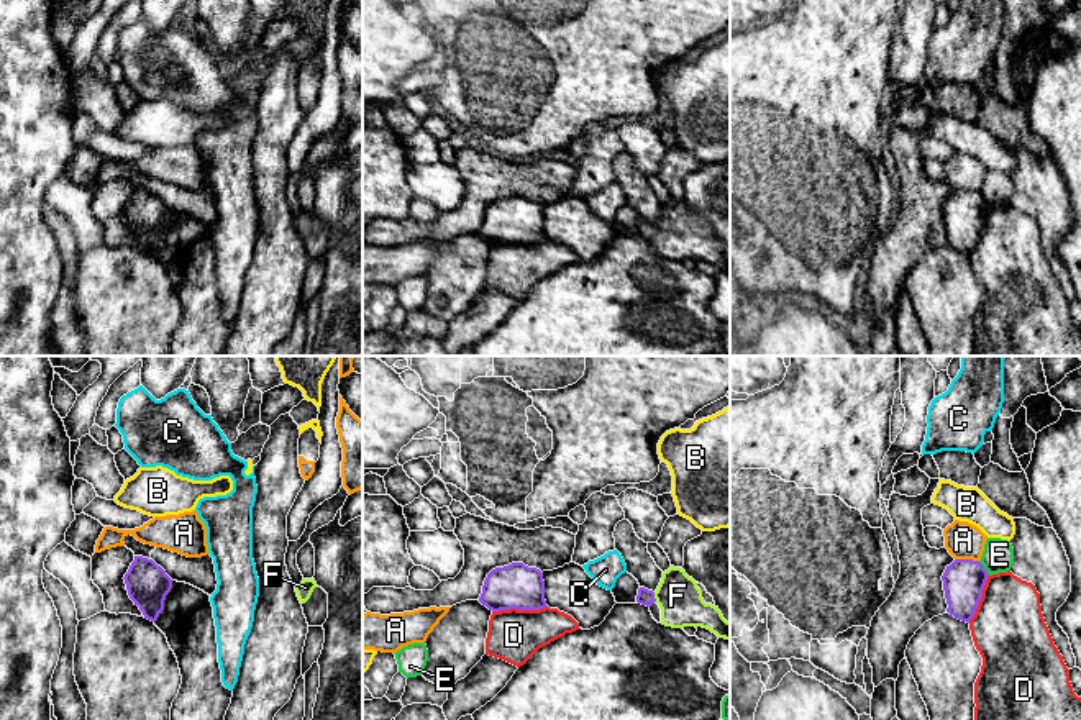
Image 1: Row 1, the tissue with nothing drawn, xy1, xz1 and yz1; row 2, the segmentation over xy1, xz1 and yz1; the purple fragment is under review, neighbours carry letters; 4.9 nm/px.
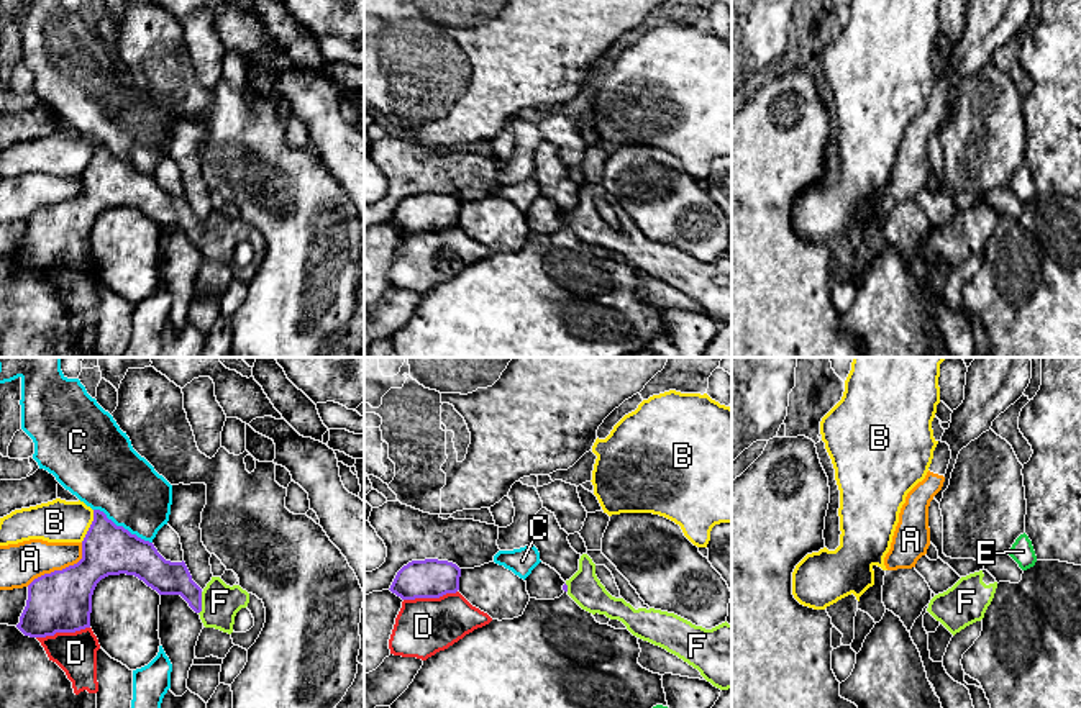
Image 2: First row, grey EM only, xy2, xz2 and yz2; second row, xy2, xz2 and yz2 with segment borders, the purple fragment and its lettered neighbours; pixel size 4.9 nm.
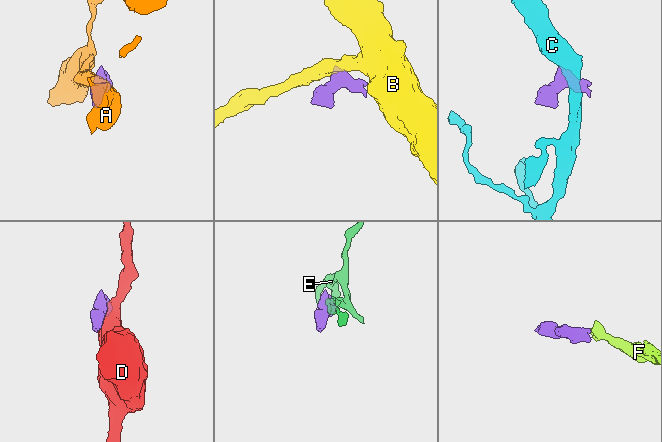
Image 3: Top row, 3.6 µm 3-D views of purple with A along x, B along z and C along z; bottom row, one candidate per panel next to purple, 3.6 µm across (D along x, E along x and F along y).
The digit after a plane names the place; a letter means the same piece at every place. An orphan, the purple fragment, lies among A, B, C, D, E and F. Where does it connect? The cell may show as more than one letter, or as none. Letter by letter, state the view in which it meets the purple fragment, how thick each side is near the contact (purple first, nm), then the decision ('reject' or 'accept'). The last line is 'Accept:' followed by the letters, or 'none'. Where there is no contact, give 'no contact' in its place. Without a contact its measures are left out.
A: xy2 | 300/200 nm | reject
B: xy2 | 260/200 nm | reject
C: xy2 | 260/340 nm | reject
D: xz1 | 220/260 nm | reject
E: yz1 | 200/160 nm | reject
F: xy2 | 170/190 nm | accept
Accept: F

